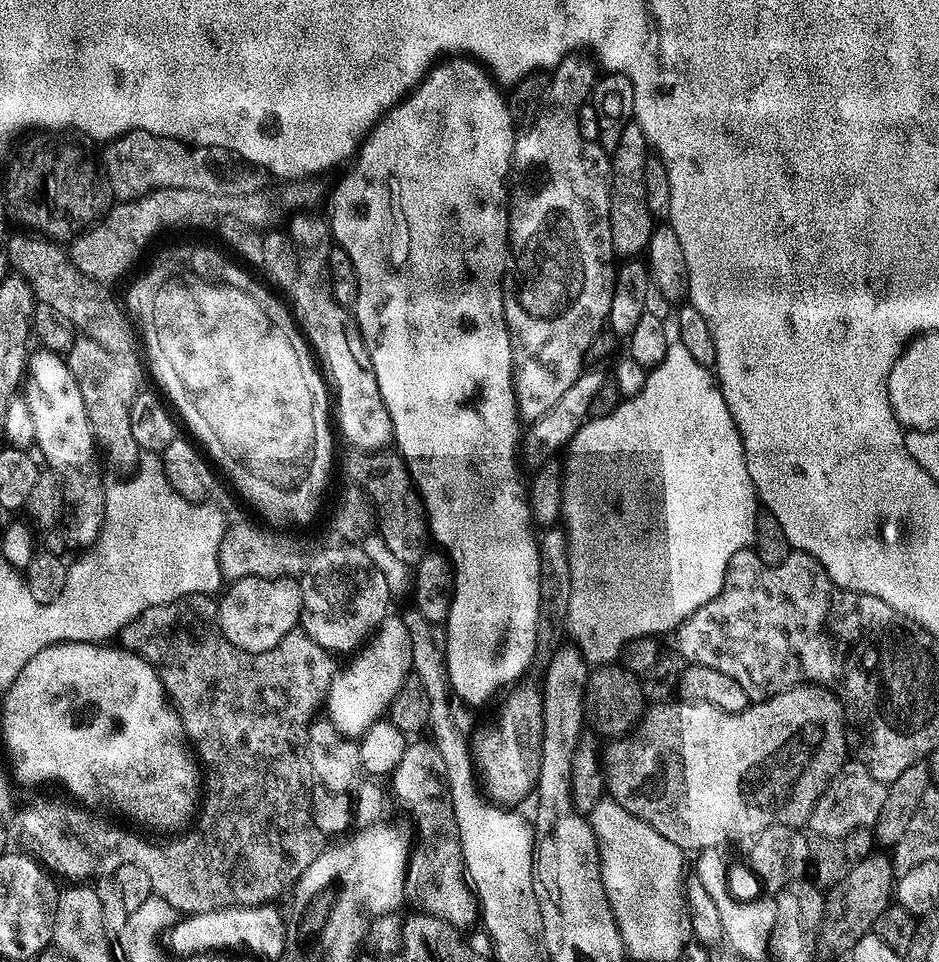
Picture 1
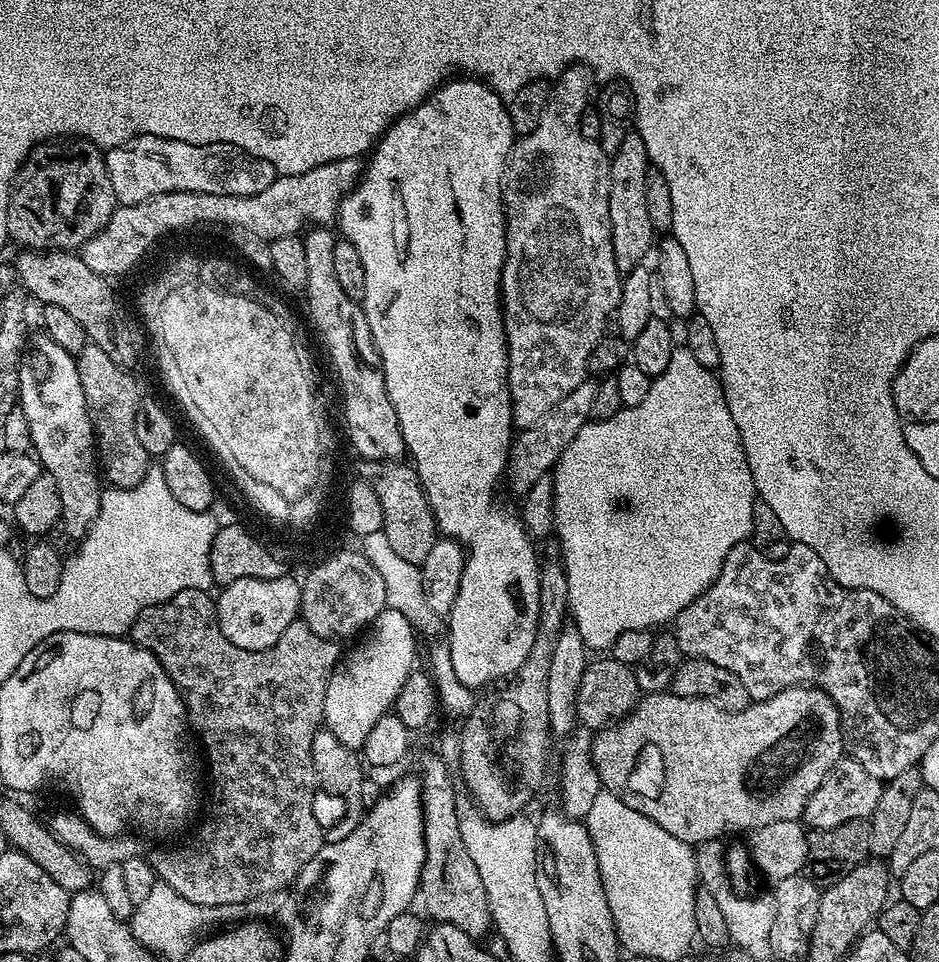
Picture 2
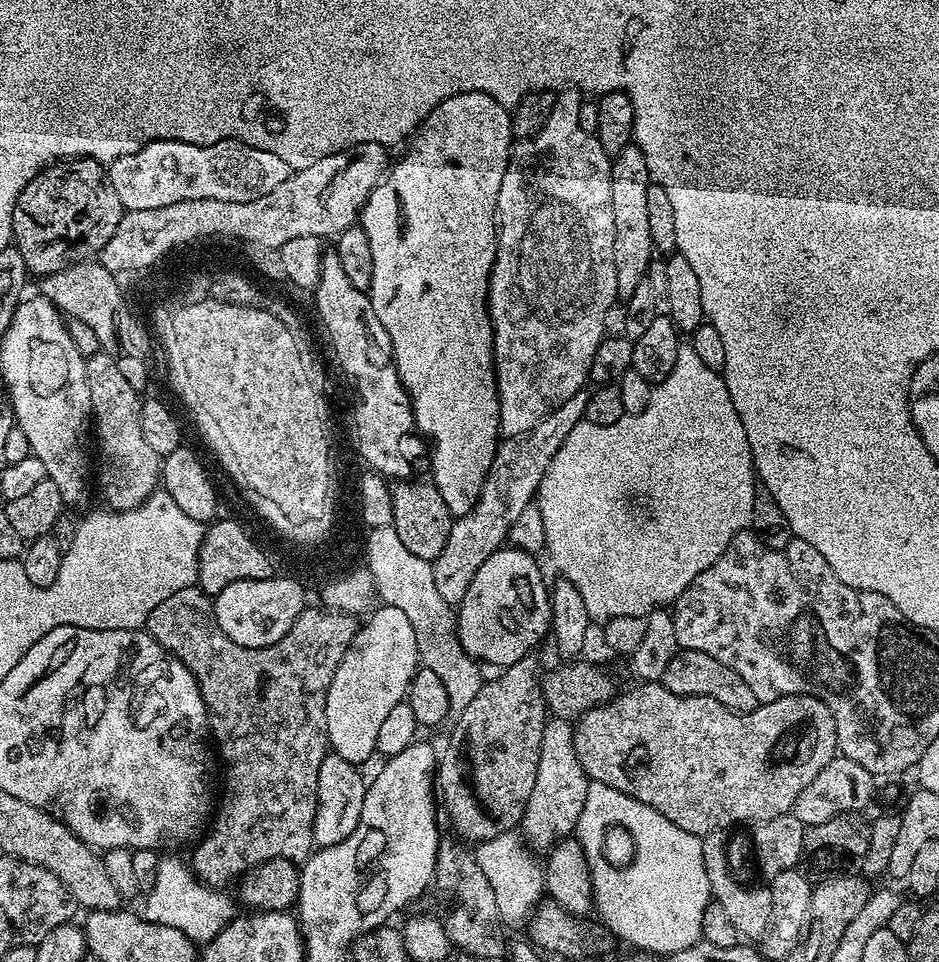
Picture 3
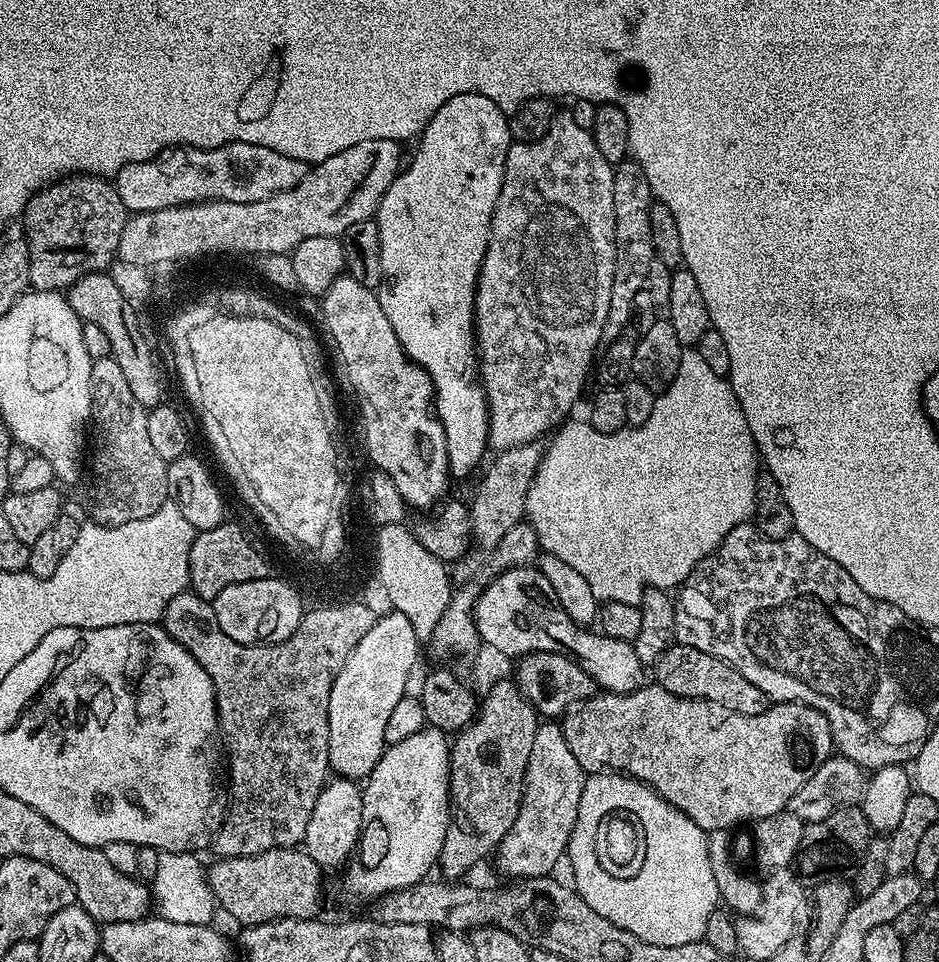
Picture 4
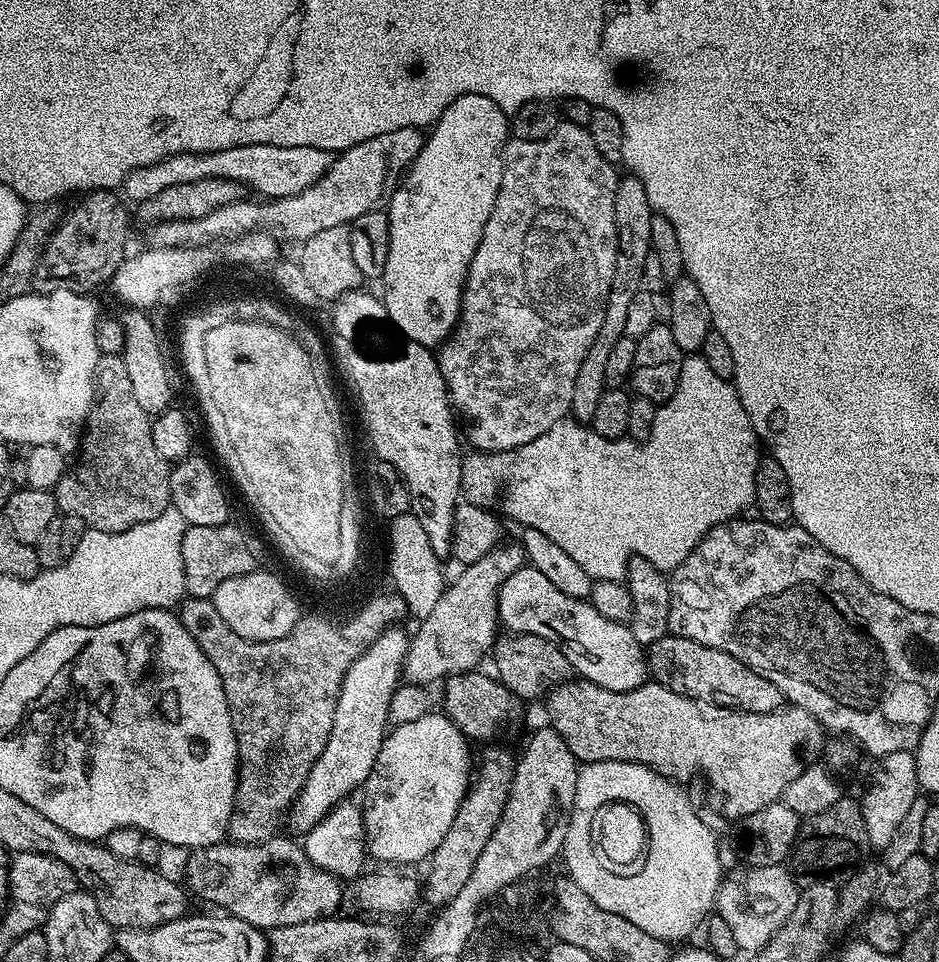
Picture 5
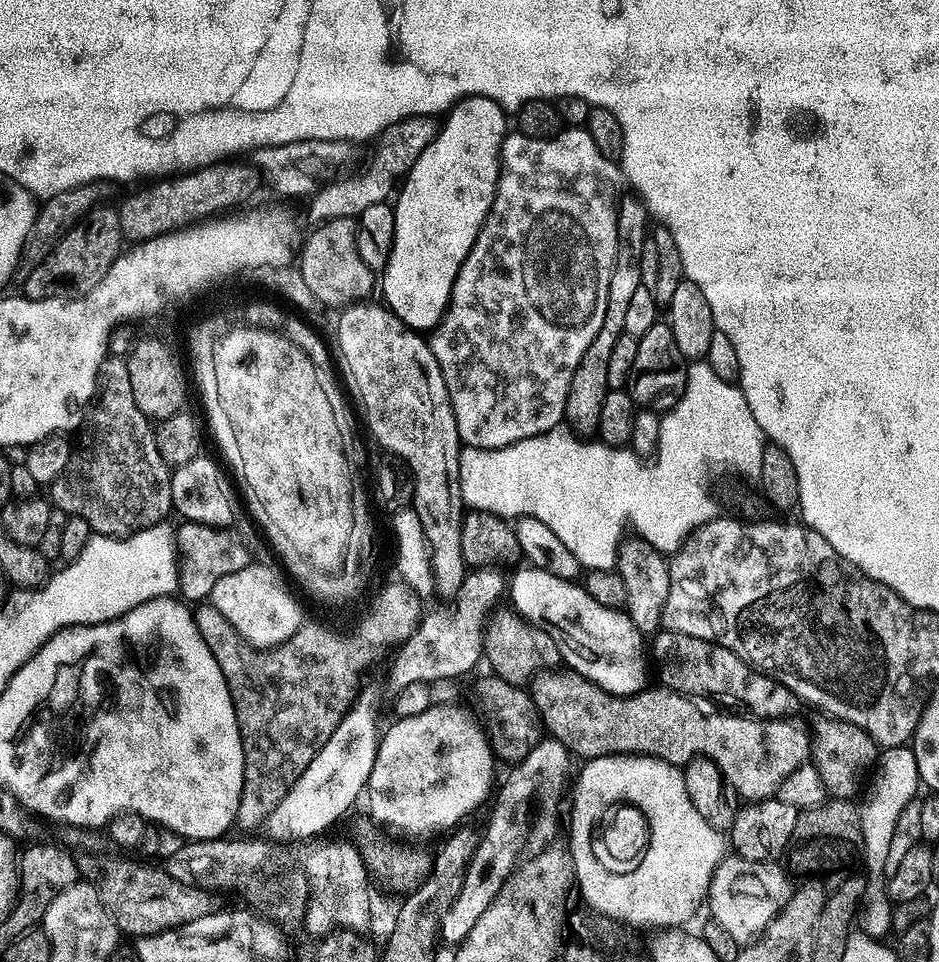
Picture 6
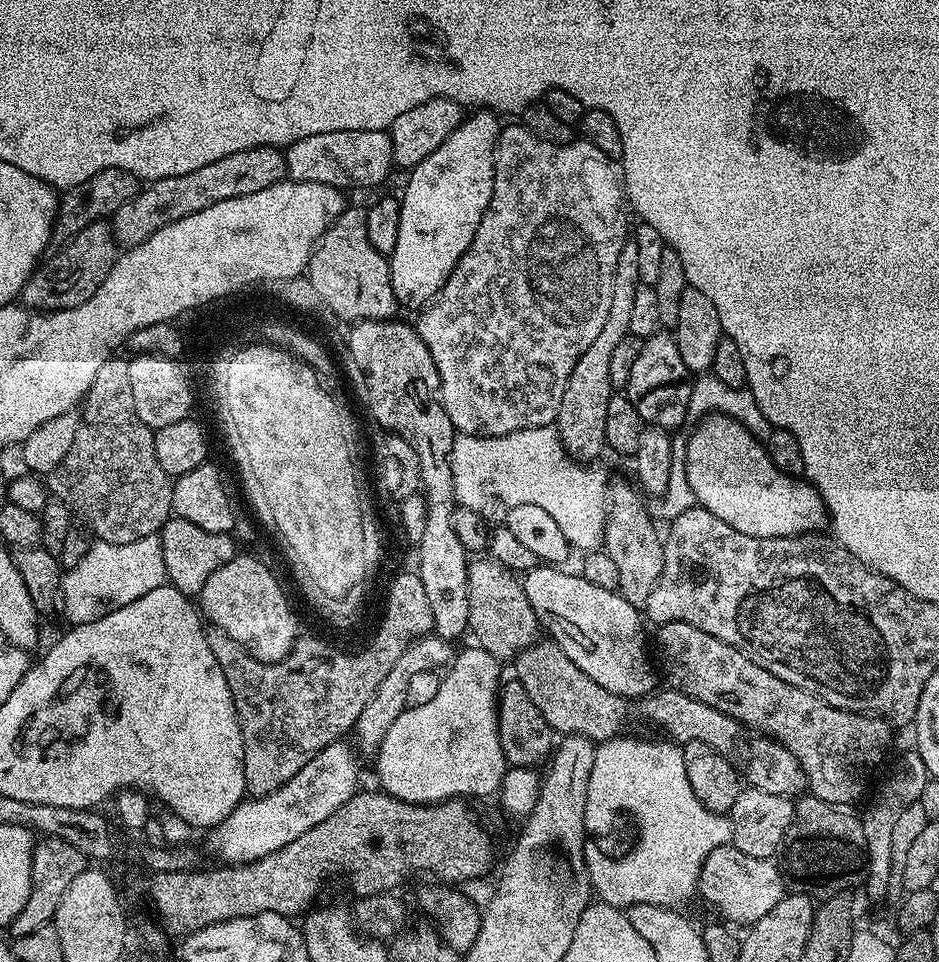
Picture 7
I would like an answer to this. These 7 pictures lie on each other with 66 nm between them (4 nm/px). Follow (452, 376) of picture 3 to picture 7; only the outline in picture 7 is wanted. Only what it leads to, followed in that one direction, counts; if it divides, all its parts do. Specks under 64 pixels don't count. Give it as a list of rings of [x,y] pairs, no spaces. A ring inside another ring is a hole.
[[[491,110],[473,111],[473,116],[461,119],[459,126],[422,162],[407,173],[408,185],[404,188],[404,196],[399,197],[400,221],[398,222],[398,246],[394,246],[390,257],[392,285],[397,305],[420,310],[439,294],[442,286],[450,278],[454,266],[466,254],[474,234],[478,230],[478,222],[482,222],[482,214],[490,206],[490,198],[494,190],[494,170],[496,169],[496,139],[500,137],[501,121],[497,113]]]

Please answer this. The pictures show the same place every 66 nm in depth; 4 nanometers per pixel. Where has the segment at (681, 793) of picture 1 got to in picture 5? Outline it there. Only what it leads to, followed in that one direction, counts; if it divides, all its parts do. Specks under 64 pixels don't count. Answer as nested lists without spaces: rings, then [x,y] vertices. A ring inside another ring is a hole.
[[[576,678],[557,687],[547,700],[548,716],[552,719],[549,720],[550,726],[562,738],[562,742],[570,746],[570,754],[574,754],[577,761],[593,764],[617,760],[645,764],[647,768],[677,782],[685,782],[701,772],[724,799],[725,814],[737,821],[777,803],[783,797],[786,786],[790,786],[790,782],[804,772],[809,762],[819,761],[826,747],[824,725],[801,708],[781,706],[775,712],[766,714],[741,712],[674,694],[674,690],[655,682],[645,682],[640,688],[629,692],[615,692],[591,684],[589,680]]]

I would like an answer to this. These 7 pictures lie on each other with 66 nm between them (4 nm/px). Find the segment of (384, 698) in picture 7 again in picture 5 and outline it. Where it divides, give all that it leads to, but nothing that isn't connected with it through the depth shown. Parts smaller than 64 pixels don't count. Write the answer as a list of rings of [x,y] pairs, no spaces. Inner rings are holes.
[[[519,543],[500,544],[478,558],[473,564],[463,565],[460,577],[444,589],[438,606],[419,621],[420,629],[411,633],[408,653],[404,659],[403,679],[410,684],[424,684],[428,680],[443,681],[457,672],[470,672],[484,655],[489,655],[496,638],[495,622],[498,618],[499,593],[504,577],[525,567],[527,556]]]

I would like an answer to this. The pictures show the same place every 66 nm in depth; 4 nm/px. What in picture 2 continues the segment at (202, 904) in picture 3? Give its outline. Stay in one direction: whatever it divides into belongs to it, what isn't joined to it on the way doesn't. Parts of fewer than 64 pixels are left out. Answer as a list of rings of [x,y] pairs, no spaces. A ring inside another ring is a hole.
[[[157,883],[156,888],[146,898],[146,902],[137,905],[133,909],[130,927],[132,936],[139,943],[151,944],[156,936],[162,936],[170,930],[182,930],[188,932],[200,927],[202,924],[208,924],[213,919],[220,922],[222,920],[238,920],[234,922],[244,922],[247,920],[259,921],[262,918],[272,918],[276,914],[280,914],[280,922],[282,928],[287,931],[294,927],[298,922],[298,914],[300,913],[301,897],[292,890],[284,889],[282,891],[270,891],[266,895],[259,895],[258,898],[252,898],[246,903],[231,903],[229,906],[216,907],[206,909],[186,902],[177,892],[170,891],[166,884]]]

